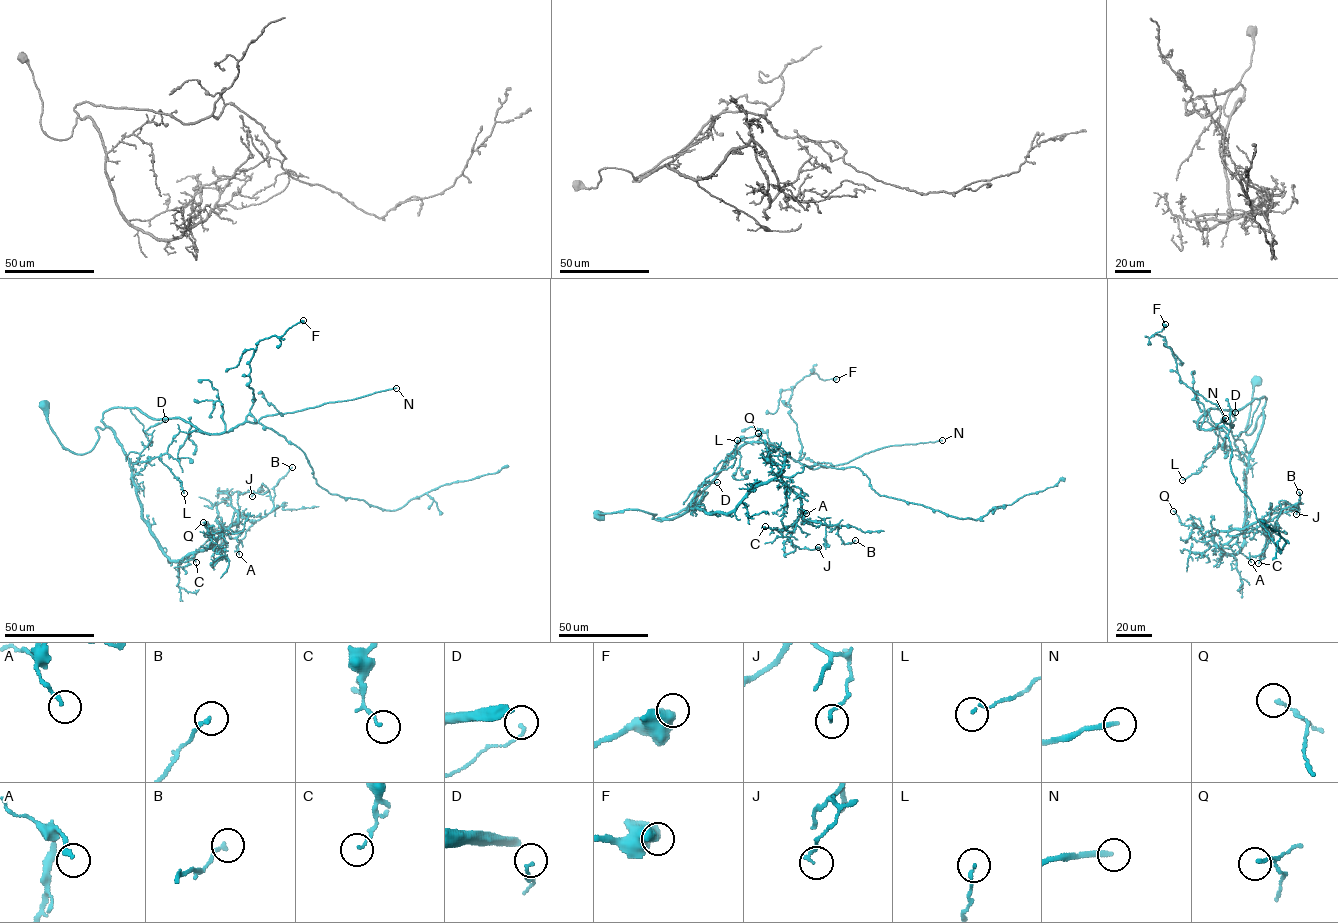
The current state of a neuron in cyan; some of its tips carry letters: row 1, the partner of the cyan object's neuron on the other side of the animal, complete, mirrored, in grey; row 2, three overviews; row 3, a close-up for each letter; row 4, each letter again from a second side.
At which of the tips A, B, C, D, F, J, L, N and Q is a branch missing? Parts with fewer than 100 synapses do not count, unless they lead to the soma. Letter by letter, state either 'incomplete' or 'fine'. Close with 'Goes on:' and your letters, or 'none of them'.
A: fine
B: fine
C: fine
D: fine
F: fine
J: fine
L: fine
N: incomplete
Q: fine
Goes on: N

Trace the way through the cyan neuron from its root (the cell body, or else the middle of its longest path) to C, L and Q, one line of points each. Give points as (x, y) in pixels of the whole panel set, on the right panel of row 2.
C: (1255, 380), (1247, 434), (1265, 415), (1244, 541), (1227, 555), (1214, 541), (1260, 520), (1274, 536), (1258, 563)
L: (1255, 380), (1247, 434), (1261, 413), (1265, 415), (1250, 456), (1219, 445), (1205, 456), (1200, 471), (1182, 480)
Q: (1255, 380), (1247, 434), (1265, 415), (1245, 475), (1241, 547), (1227, 555), (1173, 511)

